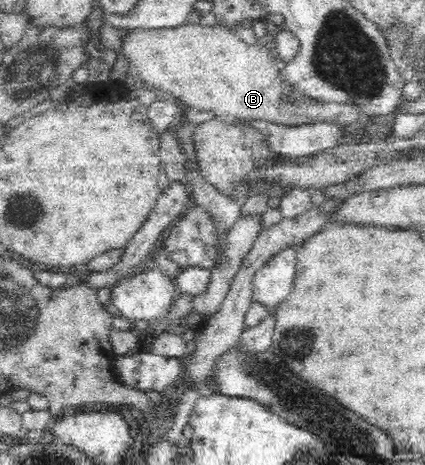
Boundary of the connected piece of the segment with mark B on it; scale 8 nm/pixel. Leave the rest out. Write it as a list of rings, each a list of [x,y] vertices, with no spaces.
[[[186,23],[184,25],[179,25],[178,27],[164,27],[164,29],[132,29],[130,30],[130,35],[124,39],[124,53],[126,53],[126,55],[128,55],[128,59],[134,63],[134,67],[136,67],[135,71],[140,73],[140,79],[144,79],[148,85],[158,87],[158,89],[162,89],[162,91],[170,91],[170,93],[174,93],[174,95],[178,97],[178,102],[179,99],[182,99],[182,101],[184,101],[183,103],[186,103],[186,106],[190,105],[189,107],[196,107],[196,109],[199,110],[212,111],[217,117],[244,121],[263,120],[282,126],[332,123],[338,127],[345,128],[346,126],[352,125],[355,121],[358,121],[362,116],[360,107],[356,106],[354,103],[332,102],[312,98],[312,96],[307,96],[302,92],[300,88],[294,88],[291,82],[286,79],[285,72],[283,72],[283,62],[279,60],[279,57],[276,55],[271,44],[268,44],[265,47],[257,45],[256,42],[252,43],[252,45],[248,45],[248,43],[244,43],[244,41],[240,39],[238,32],[232,31],[231,28],[226,28],[226,26],[217,25],[216,27],[212,27],[204,26],[202,24]]]

